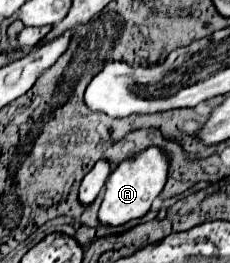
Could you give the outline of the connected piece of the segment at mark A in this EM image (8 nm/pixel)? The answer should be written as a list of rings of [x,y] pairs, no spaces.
[[[149,147],[143,153],[139,153],[135,159],[123,161],[109,175],[109,183],[105,185],[103,203],[99,207],[99,223],[107,227],[117,227],[117,225],[125,225],[131,219],[141,219],[149,211],[155,197],[161,193],[167,179],[167,169],[169,169],[167,155],[157,147]]]

